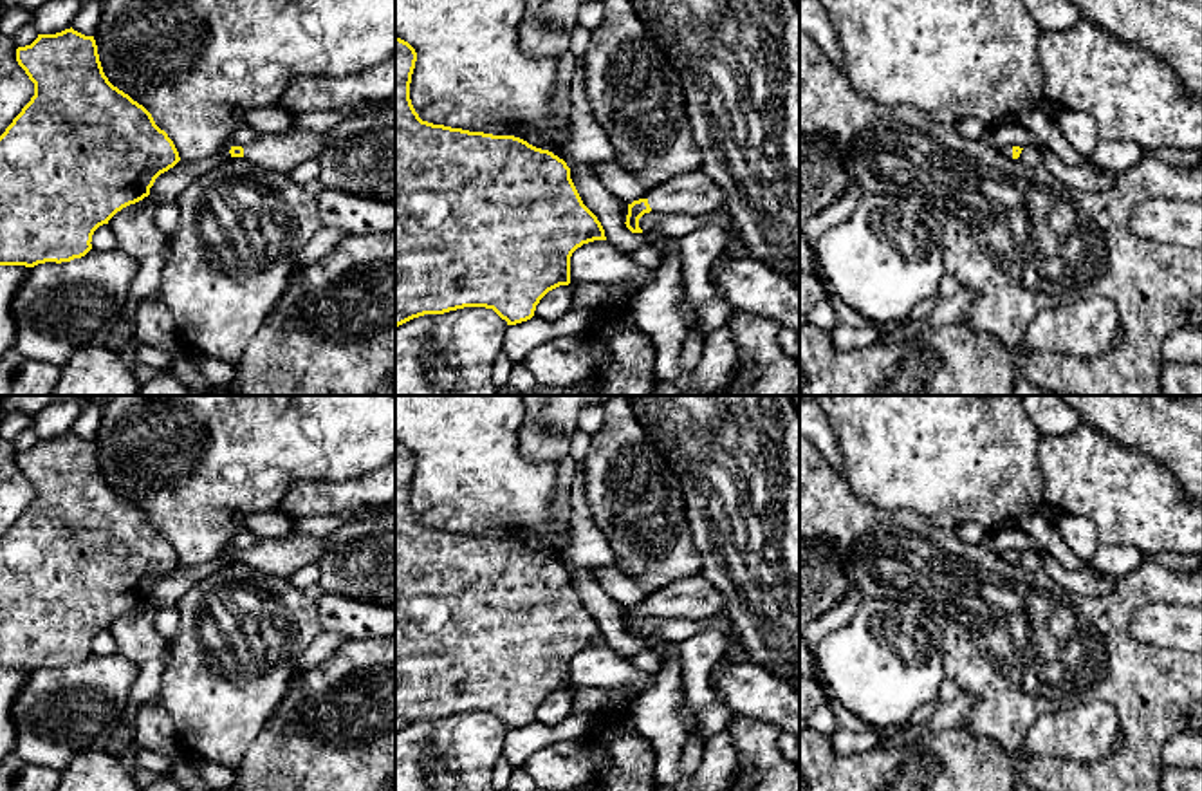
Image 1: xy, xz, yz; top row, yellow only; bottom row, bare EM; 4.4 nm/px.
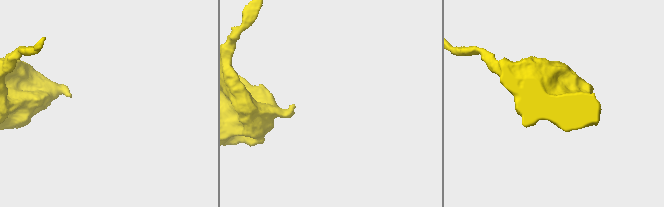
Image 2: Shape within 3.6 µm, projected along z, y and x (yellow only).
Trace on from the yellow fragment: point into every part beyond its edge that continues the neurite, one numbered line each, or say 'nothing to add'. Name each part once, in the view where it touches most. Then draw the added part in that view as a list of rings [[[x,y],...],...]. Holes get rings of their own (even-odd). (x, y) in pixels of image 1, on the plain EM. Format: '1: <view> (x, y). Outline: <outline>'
1: xz (695, 598). Outline: [[[702,576],[671,583],[648,600],[655,618],[702,619],[722,612],[726,596]]]

